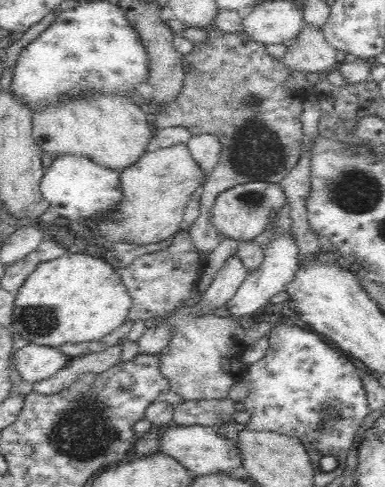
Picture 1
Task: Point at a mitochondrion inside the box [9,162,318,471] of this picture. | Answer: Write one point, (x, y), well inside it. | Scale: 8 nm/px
(86, 429)

